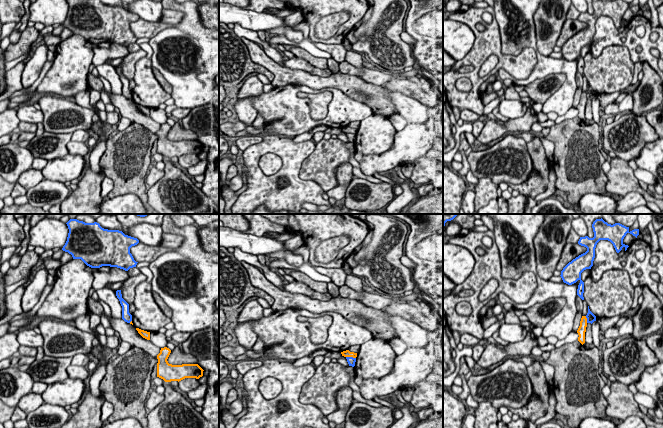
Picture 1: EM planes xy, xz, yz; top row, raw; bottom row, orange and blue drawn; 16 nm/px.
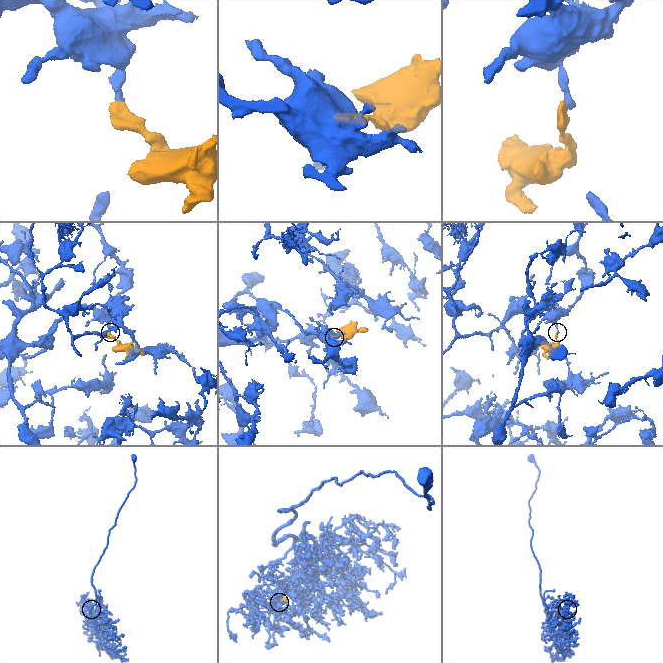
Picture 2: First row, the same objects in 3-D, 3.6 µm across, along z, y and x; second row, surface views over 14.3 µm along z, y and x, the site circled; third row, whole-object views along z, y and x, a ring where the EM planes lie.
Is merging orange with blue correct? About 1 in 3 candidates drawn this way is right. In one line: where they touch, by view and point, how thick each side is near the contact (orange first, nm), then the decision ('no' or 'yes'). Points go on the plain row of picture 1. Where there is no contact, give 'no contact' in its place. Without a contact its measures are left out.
xz (351, 132) | 120/130 nm | no

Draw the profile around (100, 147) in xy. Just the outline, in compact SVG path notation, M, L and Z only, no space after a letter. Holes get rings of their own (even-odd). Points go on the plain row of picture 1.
M97 141L96 145L90 154L90 166L95 173L100 173L101 167L99 165L100 158L106 150L106 141Z

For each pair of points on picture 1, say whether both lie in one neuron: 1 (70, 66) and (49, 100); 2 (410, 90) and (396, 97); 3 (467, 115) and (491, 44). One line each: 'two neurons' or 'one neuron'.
1: two neurons
2: two neurons
3: two neurons

